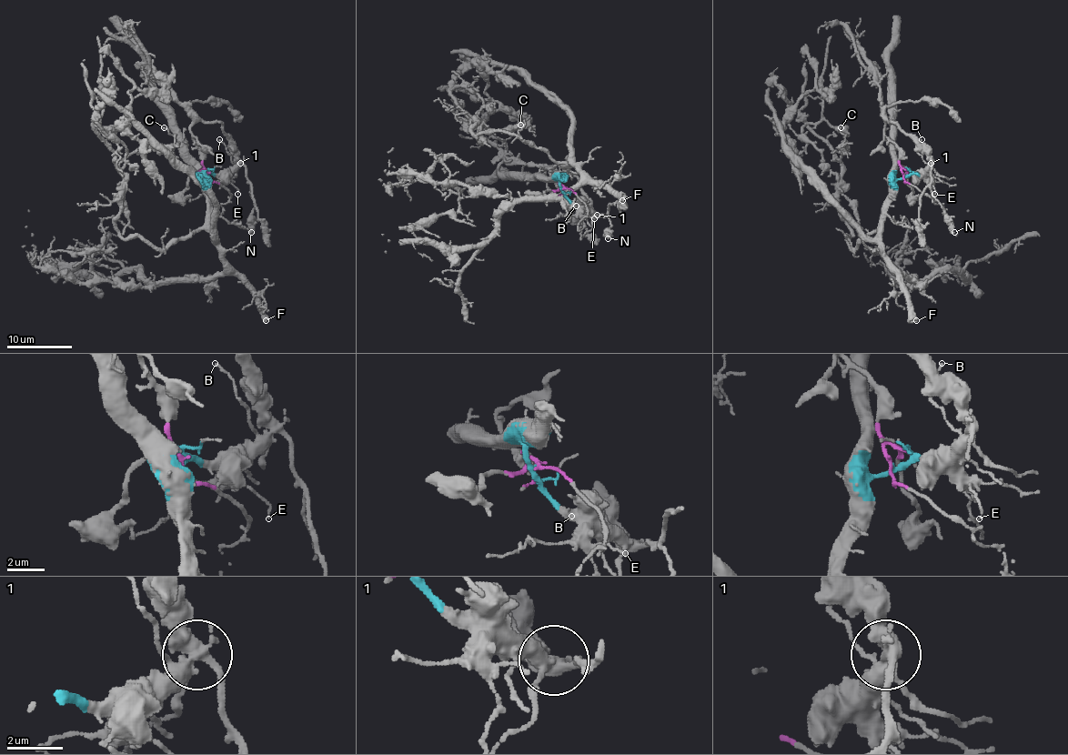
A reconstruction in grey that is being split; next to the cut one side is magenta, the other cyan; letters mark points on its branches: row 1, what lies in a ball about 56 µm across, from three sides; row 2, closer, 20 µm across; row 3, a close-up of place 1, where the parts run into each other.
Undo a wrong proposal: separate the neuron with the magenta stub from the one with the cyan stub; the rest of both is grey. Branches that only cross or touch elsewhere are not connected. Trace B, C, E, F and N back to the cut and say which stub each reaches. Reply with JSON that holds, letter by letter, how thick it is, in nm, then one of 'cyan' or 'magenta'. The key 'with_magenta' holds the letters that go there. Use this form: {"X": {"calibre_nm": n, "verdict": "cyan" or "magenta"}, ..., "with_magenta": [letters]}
{"B": {"calibre_nm": 120, "verdict": "cyan"}, "C": {"calibre_nm": 150, "verdict": "cyan"}, "E": {"calibre_nm": 100, "verdict": "cyan"}, "F": {"calibre_nm": 550, "verdict": "cyan"}, "N": {"calibre_nm": 500, "verdict": "magenta"}, "with_magenta": ["N"]}

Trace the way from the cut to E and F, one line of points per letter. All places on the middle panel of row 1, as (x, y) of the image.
E: (562, 188), (564, 196), (573, 206), (595, 219)
F: (562, 188), (567, 168), (573, 165), (622, 201)

